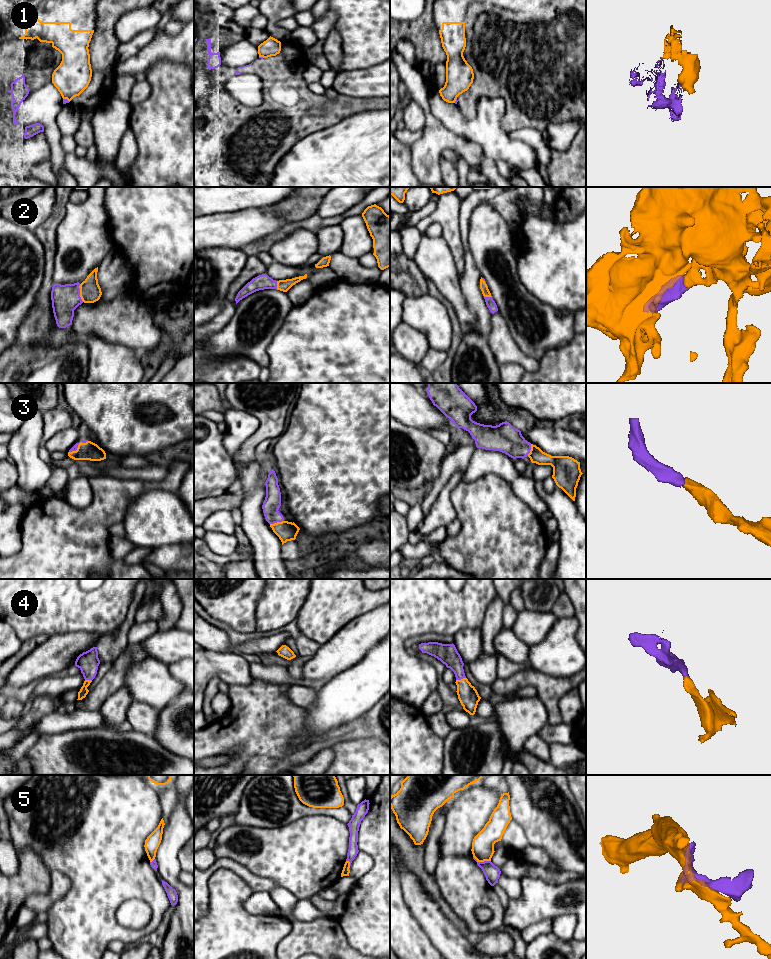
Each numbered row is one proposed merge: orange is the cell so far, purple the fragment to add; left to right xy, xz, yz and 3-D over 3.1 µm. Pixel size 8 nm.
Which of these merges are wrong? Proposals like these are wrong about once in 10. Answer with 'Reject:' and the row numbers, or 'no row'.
Reject: 1, 5

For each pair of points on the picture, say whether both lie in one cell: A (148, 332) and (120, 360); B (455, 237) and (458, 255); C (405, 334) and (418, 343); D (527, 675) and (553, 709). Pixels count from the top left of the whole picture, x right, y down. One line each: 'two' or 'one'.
A: two
B: one
C: one
D: one

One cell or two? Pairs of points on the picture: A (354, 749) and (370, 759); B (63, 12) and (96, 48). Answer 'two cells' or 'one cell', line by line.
A: one cell
B: two cells

